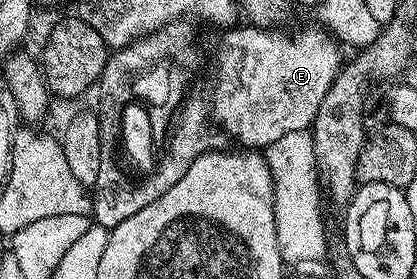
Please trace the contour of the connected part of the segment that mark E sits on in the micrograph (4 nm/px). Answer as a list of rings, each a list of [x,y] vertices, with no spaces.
[[[239,26],[224,30],[227,32],[223,35],[223,52],[219,55],[219,68],[215,71],[215,87],[223,91],[223,95],[210,97],[209,115],[223,126],[225,134],[244,143],[247,146],[244,148],[264,149],[290,130],[308,130],[314,124],[317,109],[341,68],[340,44],[326,30],[318,31],[315,27],[290,39],[287,35],[278,35],[280,32],[275,29]]]

